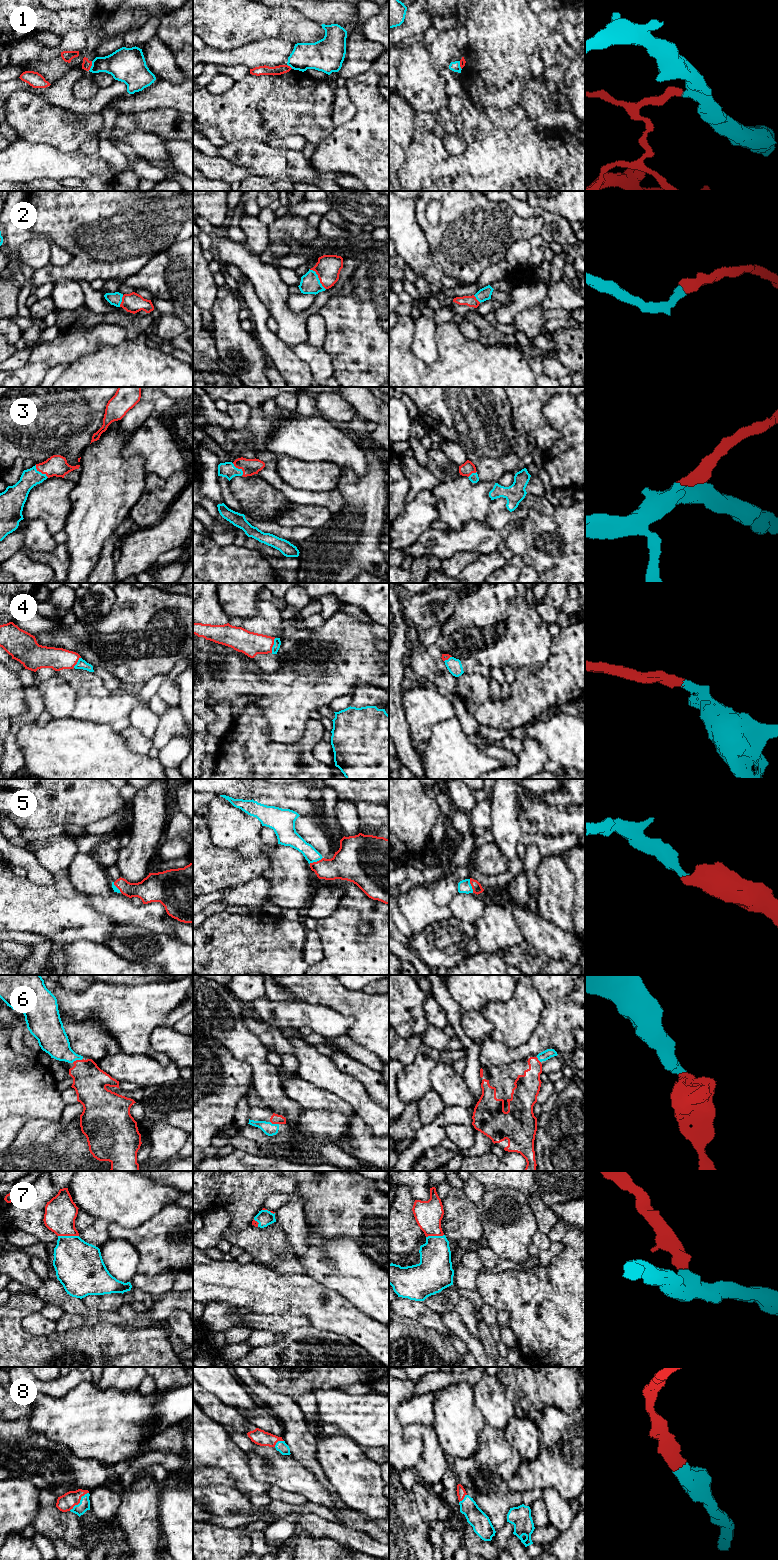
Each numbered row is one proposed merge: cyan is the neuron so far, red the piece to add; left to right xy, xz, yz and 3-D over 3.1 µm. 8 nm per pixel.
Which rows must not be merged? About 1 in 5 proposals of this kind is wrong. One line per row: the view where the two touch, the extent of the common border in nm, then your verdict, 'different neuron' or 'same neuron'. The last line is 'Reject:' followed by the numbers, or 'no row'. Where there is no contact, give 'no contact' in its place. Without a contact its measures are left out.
1: meets cyan in xy; contact 90 nm long; different neuron
2: meets cyan in xz; contact 220 nm long; same neuron
3: meets cyan in xy; contact 150 nm long; same neuron
4: meets cyan in xz; contact 120 nm long; same neuron
5: meets cyan in yz; contact 120 nm long; same neuron
6: meets cyan in xy; contact 90 nm long; same neuron
7: meets cyan in xy; contact 170 nm long; same neuron
8: meets cyan in xy; contact 220 nm long; same neuron
Reject: 1

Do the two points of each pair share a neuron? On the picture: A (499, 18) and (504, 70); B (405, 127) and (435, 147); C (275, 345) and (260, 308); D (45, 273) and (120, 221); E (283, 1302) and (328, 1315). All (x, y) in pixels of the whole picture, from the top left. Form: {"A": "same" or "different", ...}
{"A": "same", "B": "different", "C": "same", "D": "same", "E": "same"}

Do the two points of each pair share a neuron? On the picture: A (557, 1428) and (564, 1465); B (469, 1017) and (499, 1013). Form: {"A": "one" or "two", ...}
{"A": "one", "B": "two"}

